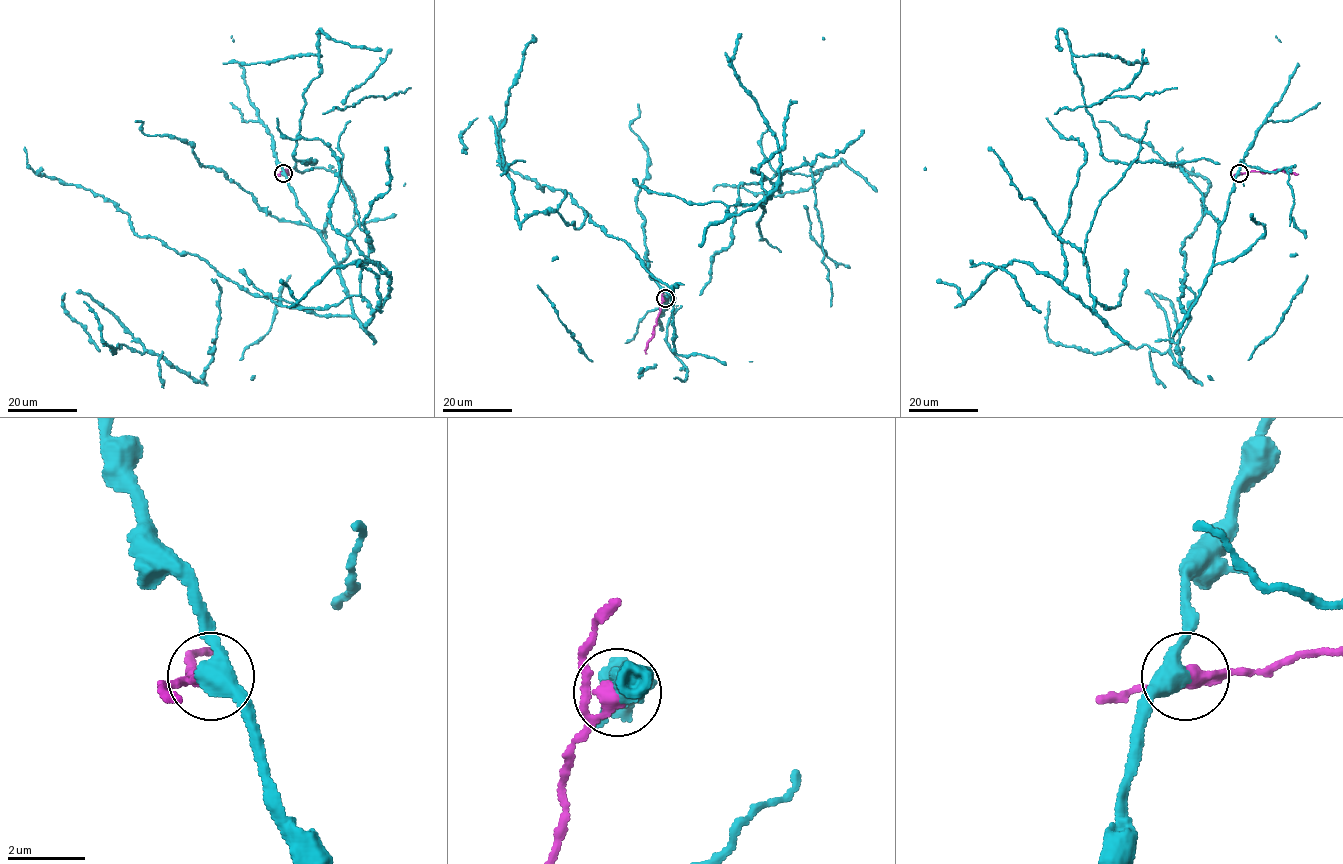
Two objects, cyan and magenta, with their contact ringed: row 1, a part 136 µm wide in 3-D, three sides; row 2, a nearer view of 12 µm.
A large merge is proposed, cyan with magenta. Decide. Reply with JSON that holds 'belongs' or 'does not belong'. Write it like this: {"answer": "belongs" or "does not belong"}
{"answer": "does not belong"}

